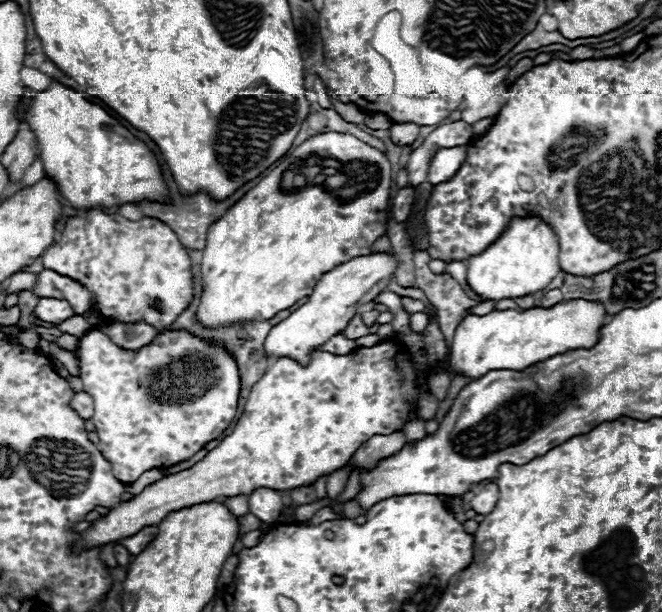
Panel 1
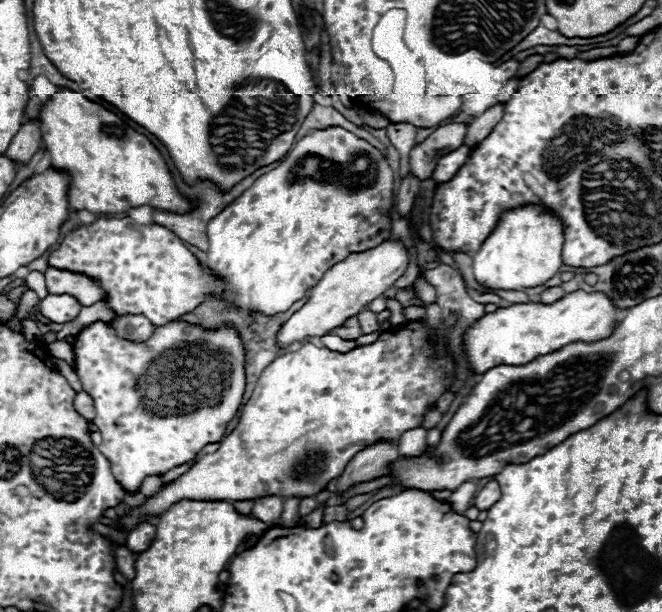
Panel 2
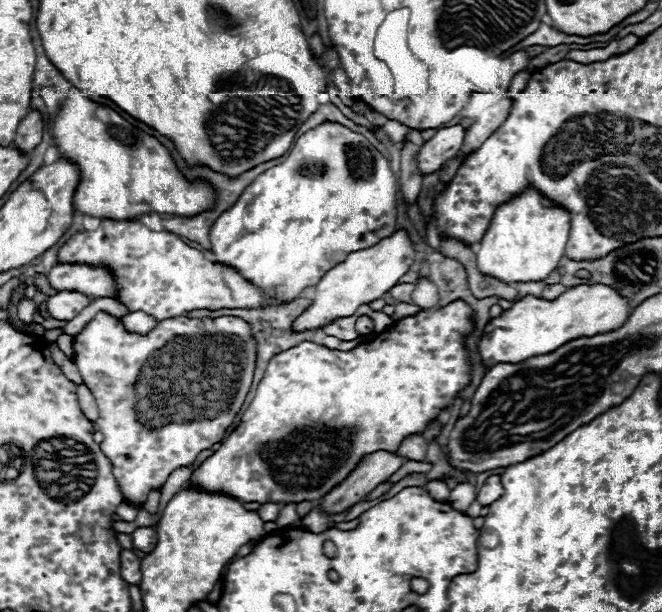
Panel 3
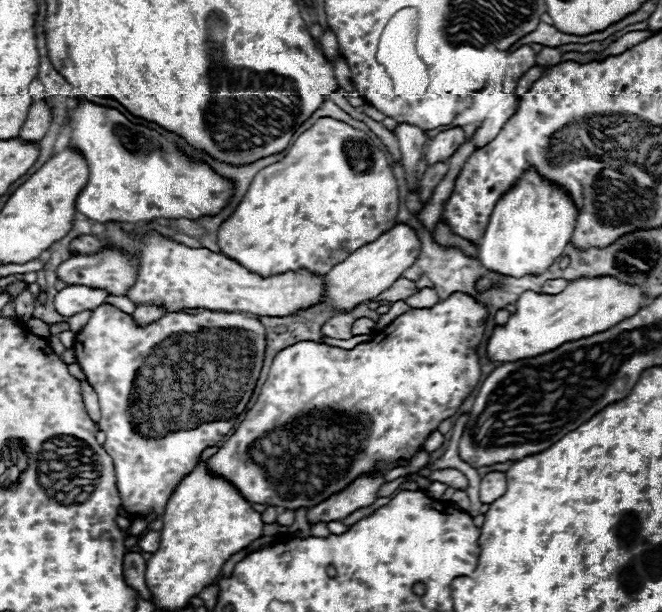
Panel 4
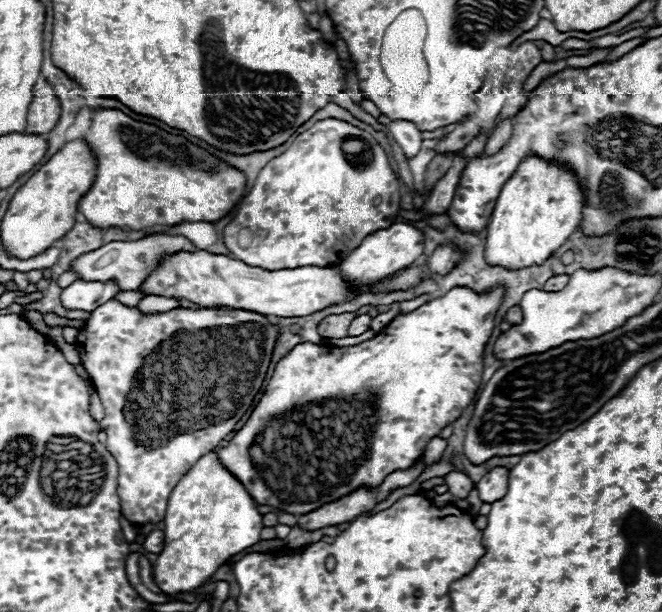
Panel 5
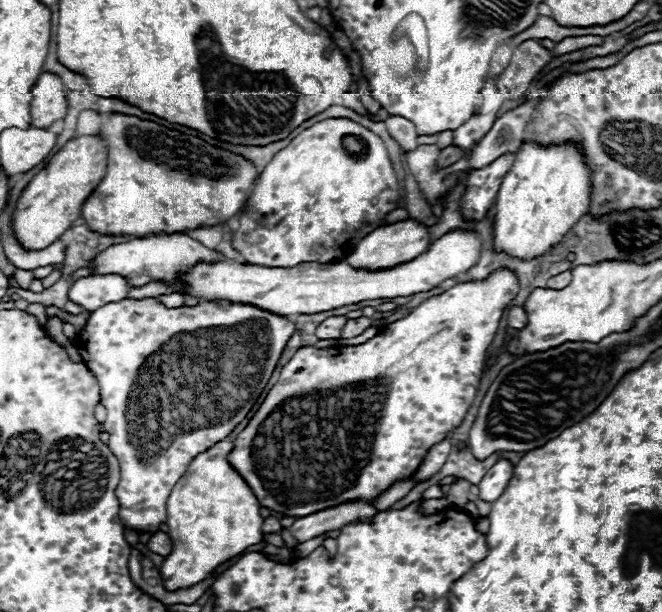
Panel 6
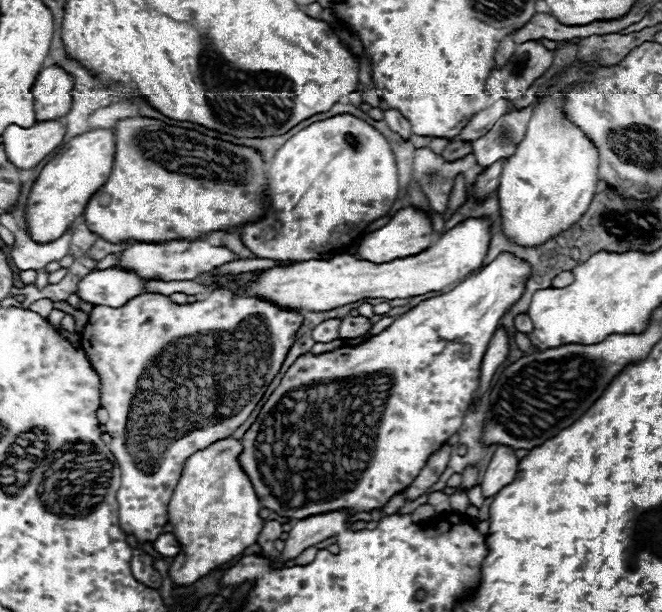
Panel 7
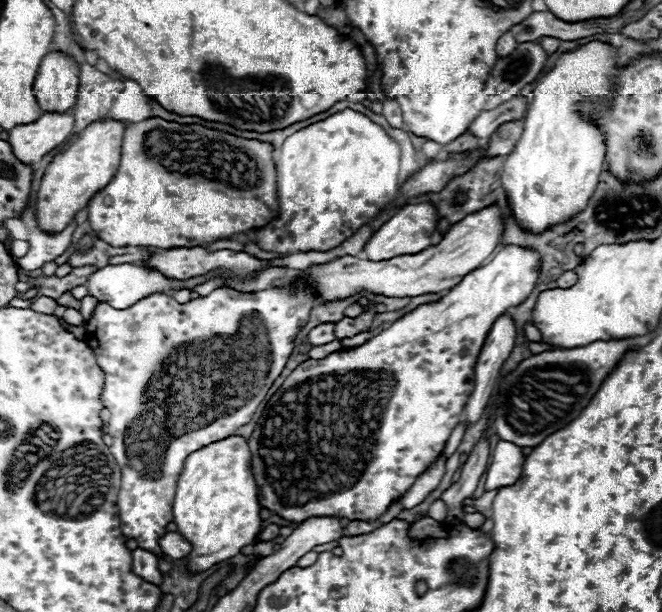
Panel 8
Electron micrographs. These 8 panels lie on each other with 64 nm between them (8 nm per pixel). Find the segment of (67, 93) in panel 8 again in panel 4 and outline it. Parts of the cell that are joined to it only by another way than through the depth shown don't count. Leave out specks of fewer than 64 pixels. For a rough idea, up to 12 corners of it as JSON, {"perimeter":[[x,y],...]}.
{"perimeter":[[40,100],[18,132],[22,142],[40,142],[50,126],[50,106]]}

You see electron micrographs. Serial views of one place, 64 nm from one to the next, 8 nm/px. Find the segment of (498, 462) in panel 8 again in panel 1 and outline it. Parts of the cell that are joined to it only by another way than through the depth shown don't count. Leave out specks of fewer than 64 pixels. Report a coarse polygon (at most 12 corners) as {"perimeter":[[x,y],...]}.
{"perimeter":[[496,484],[482,486],[470,500],[470,510],[490,514],[498,502]]}

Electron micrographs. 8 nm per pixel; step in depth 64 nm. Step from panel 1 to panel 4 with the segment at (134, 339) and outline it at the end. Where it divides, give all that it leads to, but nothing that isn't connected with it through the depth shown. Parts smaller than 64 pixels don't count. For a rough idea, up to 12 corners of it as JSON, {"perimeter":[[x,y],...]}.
{"perimeter":[[138,306],[132,314],[136,326],[156,322],[164,312],[156,306]]}

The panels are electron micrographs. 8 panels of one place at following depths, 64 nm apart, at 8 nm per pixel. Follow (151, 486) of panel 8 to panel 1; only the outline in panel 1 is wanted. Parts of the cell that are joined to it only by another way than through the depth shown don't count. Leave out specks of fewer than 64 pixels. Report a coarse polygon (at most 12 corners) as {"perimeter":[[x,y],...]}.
{"perimeter":[[164,332],[78,342],[100,452],[124,484],[218,440],[240,374]]}

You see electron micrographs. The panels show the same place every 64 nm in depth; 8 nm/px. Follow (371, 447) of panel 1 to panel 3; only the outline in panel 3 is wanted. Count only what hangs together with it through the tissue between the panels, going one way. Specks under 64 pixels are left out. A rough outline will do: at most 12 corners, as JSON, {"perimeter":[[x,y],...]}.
{"perimeter":[[378,450],[366,454],[324,500],[324,512],[342,512],[404,464]]}

